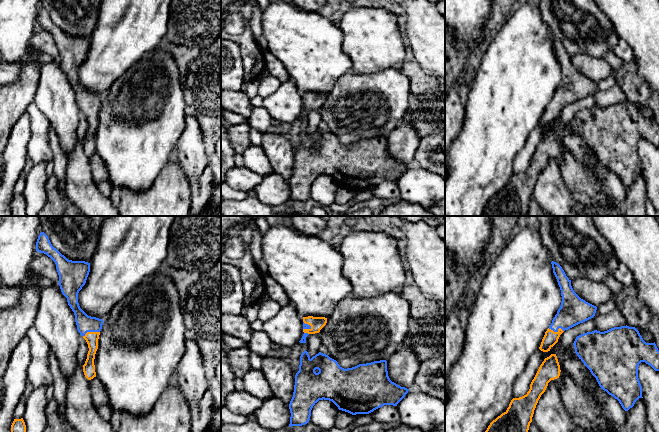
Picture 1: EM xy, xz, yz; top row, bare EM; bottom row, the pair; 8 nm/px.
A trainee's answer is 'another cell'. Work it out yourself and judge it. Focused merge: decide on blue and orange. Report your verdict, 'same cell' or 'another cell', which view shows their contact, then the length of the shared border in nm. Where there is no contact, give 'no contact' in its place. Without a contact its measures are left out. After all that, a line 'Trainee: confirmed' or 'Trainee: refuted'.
same cell | xy | 150 nm
Trainee: refuted

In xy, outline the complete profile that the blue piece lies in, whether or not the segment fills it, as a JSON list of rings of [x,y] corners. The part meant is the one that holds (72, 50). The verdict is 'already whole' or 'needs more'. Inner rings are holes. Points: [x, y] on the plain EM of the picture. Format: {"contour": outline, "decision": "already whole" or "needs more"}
{"contour": [[[41,8],[38,12],[36,27],[46,30],[56,40],[61,68],[67,74],[68,81],[74,88],[78,108],[88,120],[89,127],[83,141],[83,148],[85,153],[91,156],[96,153],[94,135],[104,97],[88,92],[78,79],[78,69],[86,59],[90,48],[90,39],[68,36],[52,22],[48,12],[44,8]]], "decision": "needs more"}

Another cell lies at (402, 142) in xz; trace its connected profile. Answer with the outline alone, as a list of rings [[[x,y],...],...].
[[[405,116],[400,125],[387,136],[387,147],[390,156],[401,163],[411,165],[420,142],[420,136]]]

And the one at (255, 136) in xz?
[[[250,128],[250,142],[251,142],[251,145],[261,147],[262,136],[263,136],[263,133],[261,133],[260,131],[258,131],[255,128]]]

